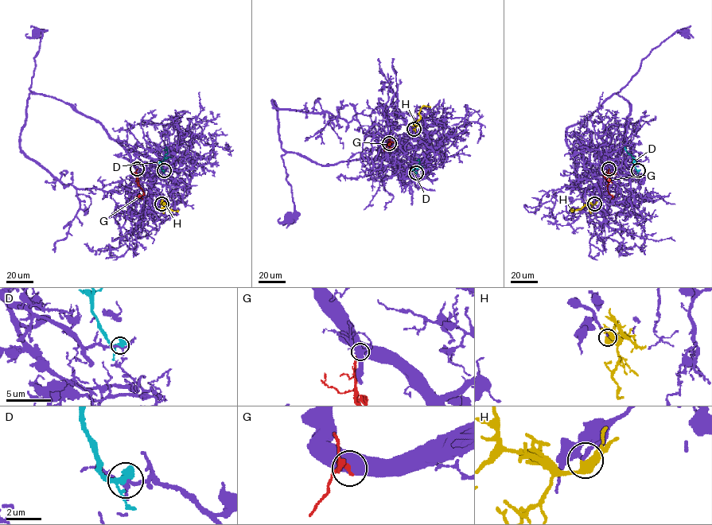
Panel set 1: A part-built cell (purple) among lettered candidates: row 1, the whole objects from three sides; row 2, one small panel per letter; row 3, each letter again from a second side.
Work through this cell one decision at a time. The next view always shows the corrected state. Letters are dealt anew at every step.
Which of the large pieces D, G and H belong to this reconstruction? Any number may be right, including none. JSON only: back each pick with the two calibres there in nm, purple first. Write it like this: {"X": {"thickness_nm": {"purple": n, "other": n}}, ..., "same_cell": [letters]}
{"H": {"thickness_nm": {"purple": 200, "other": 550}}, "same_cell": ["H"]}

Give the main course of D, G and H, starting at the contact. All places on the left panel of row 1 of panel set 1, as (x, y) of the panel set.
D: (164, 171), (161, 162), (167, 153), (165, 146)
G: (137, 169), (138, 184), (143, 194), (136, 196)
H: (161, 204), (168, 206), (167, 210), (177, 210)

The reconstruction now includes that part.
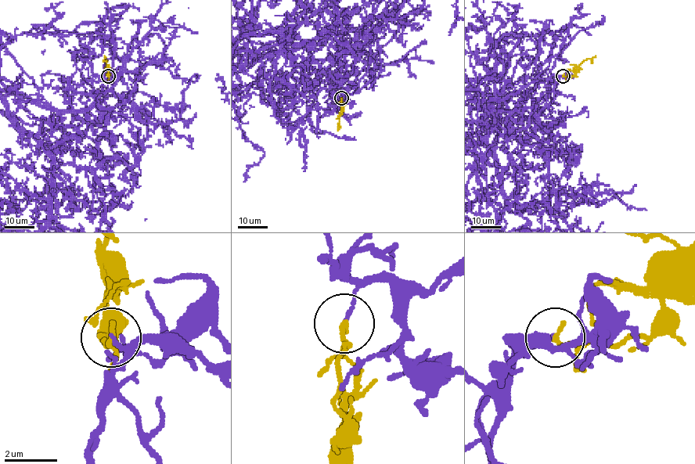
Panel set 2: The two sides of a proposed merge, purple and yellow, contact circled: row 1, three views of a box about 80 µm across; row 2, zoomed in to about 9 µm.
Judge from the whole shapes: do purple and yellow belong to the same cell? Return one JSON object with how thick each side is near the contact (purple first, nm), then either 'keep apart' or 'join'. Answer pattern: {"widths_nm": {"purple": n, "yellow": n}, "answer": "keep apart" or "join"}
{"widths_nm": {"purple": 130, "yellow": 140}, "answer": "keep apart"}

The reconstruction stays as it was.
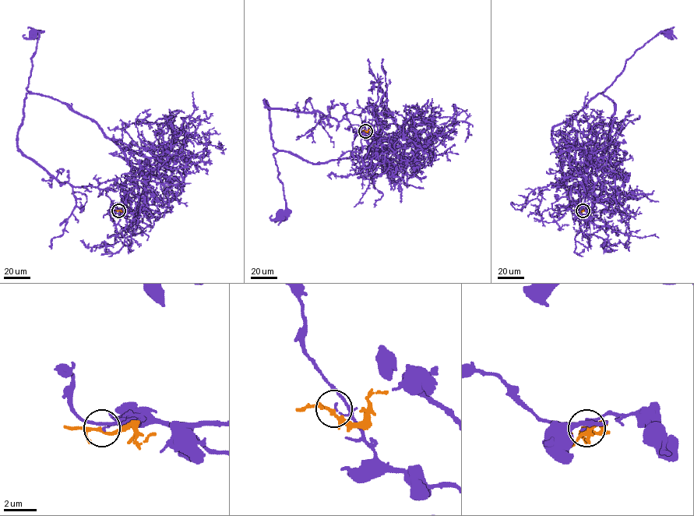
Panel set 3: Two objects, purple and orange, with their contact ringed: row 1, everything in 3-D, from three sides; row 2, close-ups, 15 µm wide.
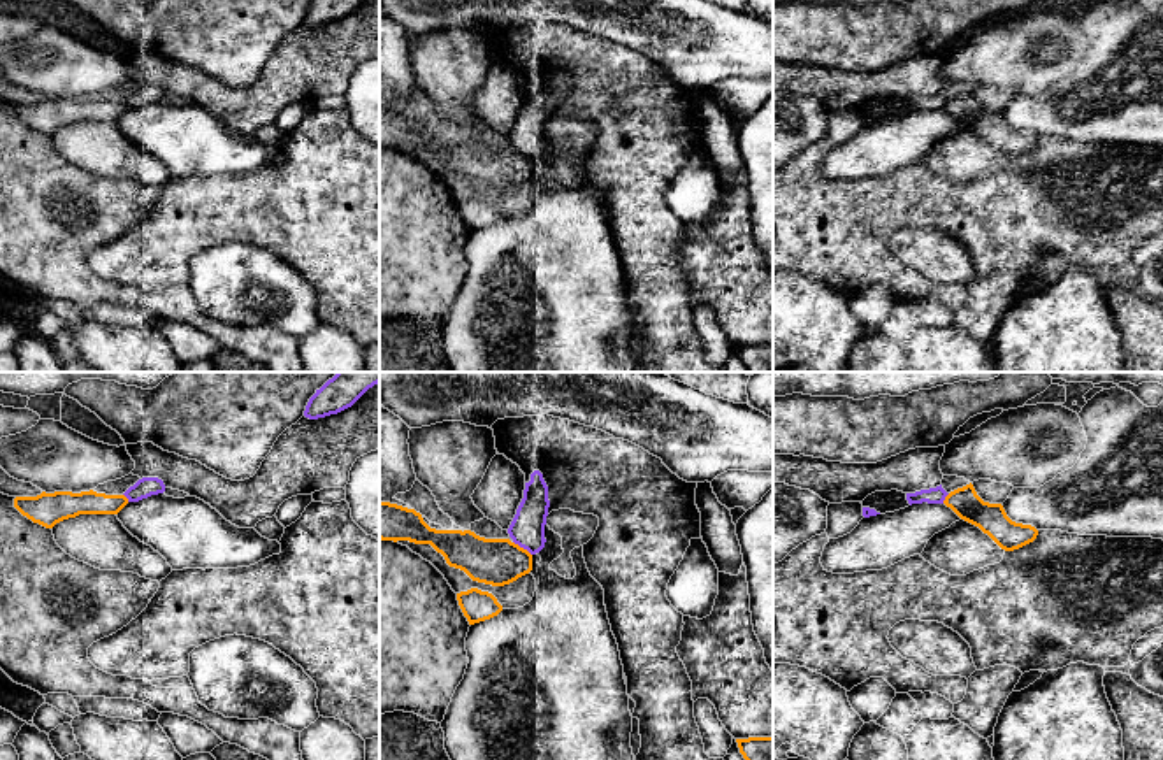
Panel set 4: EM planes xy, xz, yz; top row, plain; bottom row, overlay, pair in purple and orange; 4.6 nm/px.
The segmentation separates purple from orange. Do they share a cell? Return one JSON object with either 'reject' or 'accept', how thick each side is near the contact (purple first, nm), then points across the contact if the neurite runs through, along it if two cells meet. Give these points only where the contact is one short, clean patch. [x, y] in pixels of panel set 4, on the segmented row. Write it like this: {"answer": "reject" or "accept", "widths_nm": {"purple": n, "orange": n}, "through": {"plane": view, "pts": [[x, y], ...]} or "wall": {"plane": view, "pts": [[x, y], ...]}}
{"answer": "reject", "widths_nm": {"purple": 160, "orange": 220}}

